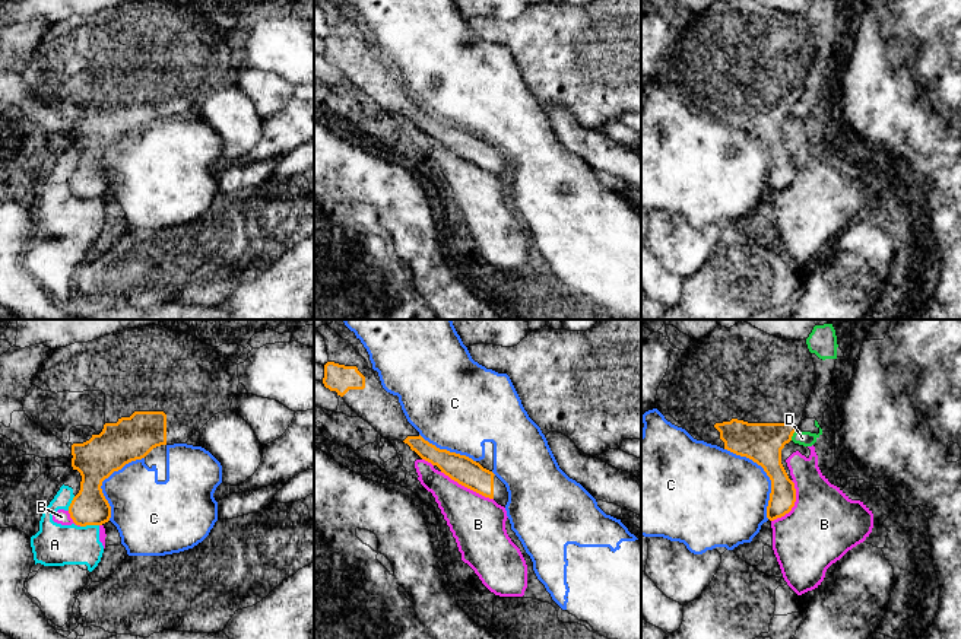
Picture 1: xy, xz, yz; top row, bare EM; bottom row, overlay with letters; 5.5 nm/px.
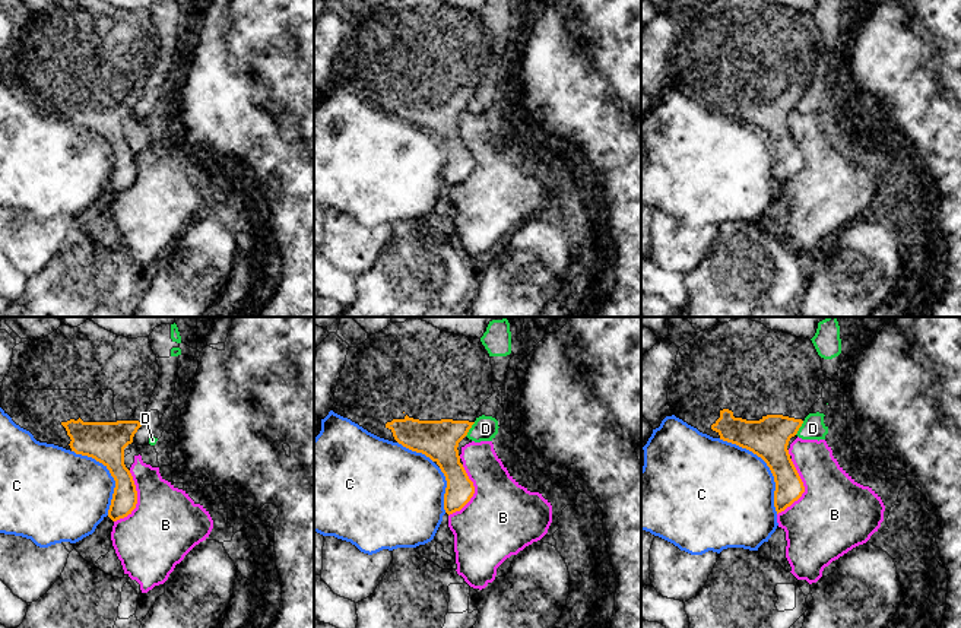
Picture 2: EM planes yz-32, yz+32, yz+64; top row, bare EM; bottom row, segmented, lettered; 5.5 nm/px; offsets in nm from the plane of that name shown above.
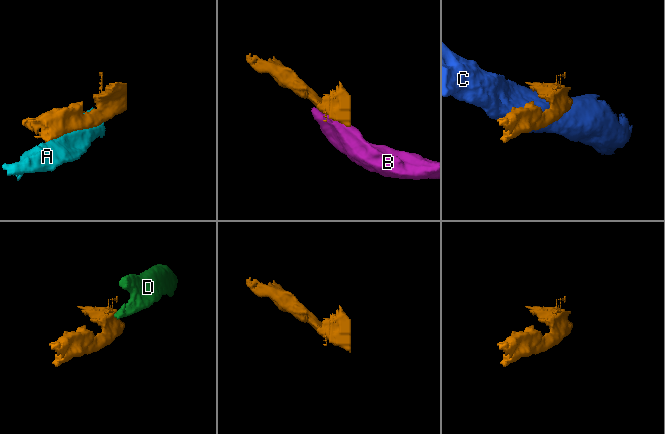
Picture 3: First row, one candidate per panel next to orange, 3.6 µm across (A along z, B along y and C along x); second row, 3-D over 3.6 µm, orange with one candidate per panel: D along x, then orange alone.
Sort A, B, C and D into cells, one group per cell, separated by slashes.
A B / C / D

